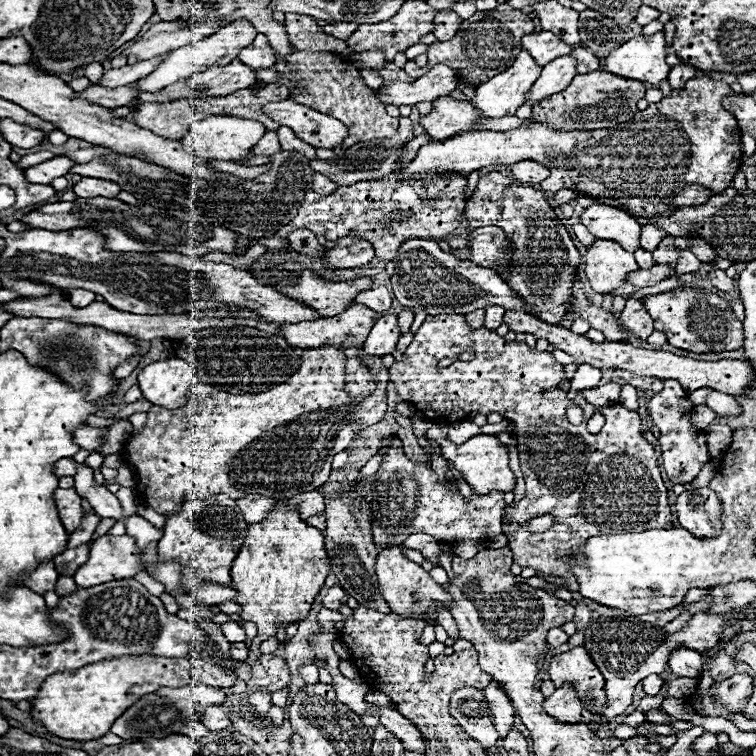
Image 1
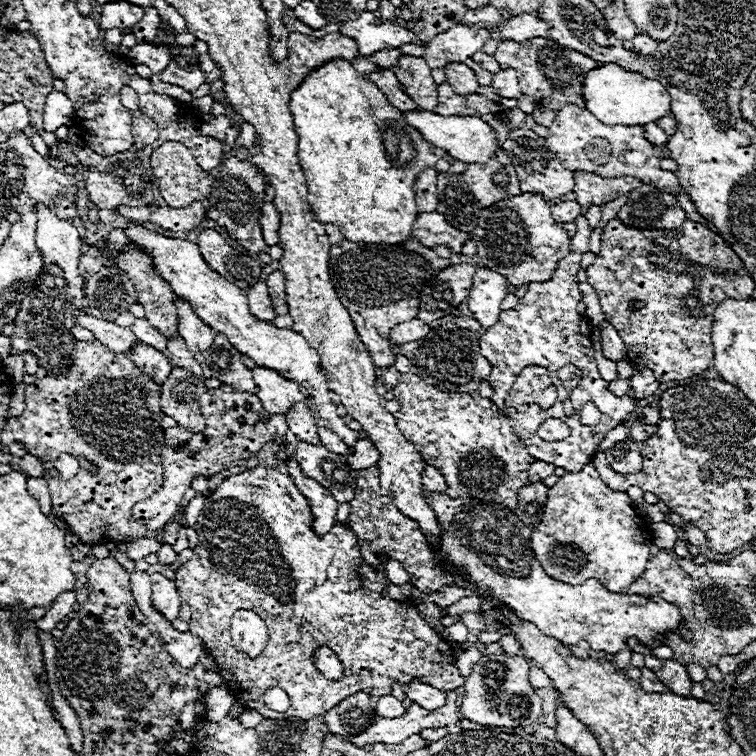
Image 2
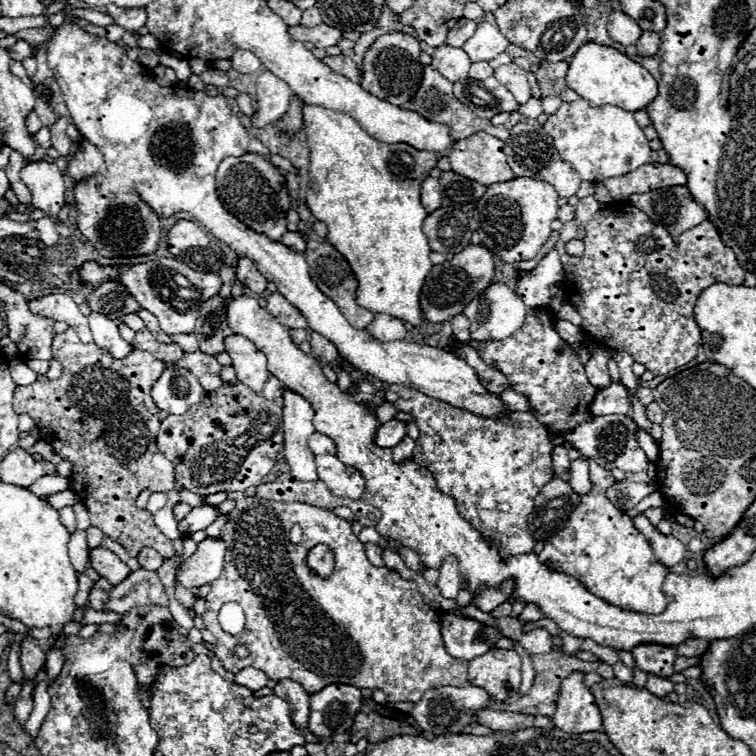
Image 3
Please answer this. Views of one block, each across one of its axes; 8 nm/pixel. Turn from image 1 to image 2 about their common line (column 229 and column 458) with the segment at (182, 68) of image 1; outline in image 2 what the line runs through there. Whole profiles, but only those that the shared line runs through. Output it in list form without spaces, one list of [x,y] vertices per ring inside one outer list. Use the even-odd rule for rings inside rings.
[[[452,26],[448,32],[436,34],[432,42],[426,44],[426,64],[434,68],[444,68],[450,62],[466,62],[470,56],[480,52],[484,42],[490,38],[490,30]]]

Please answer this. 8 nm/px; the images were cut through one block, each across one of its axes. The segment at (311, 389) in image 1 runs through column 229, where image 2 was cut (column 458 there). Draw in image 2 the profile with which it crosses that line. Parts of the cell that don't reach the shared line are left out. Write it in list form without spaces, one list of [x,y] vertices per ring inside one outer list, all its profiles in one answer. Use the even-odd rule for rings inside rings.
[[[412,372],[400,376],[398,384],[392,388],[392,394],[394,400],[400,402],[400,410],[394,414],[398,430],[402,430],[402,436],[422,454],[424,462],[434,466],[444,476],[450,496],[494,500],[502,506],[508,506],[510,510],[518,506],[518,490],[530,484],[526,472],[536,458],[528,454],[524,442],[514,434],[510,418],[502,410],[498,410],[492,400],[482,398],[478,390],[474,392],[474,396],[468,392],[442,392],[436,386],[426,384]]]

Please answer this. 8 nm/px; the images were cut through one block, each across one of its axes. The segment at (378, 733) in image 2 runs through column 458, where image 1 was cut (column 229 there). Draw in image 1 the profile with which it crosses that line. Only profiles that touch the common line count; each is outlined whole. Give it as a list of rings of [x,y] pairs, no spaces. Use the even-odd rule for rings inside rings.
[[[208,706],[204,710],[204,714],[200,714],[200,722],[210,730],[210,732],[218,732],[218,730],[226,730],[230,726],[230,708],[228,706]]]

